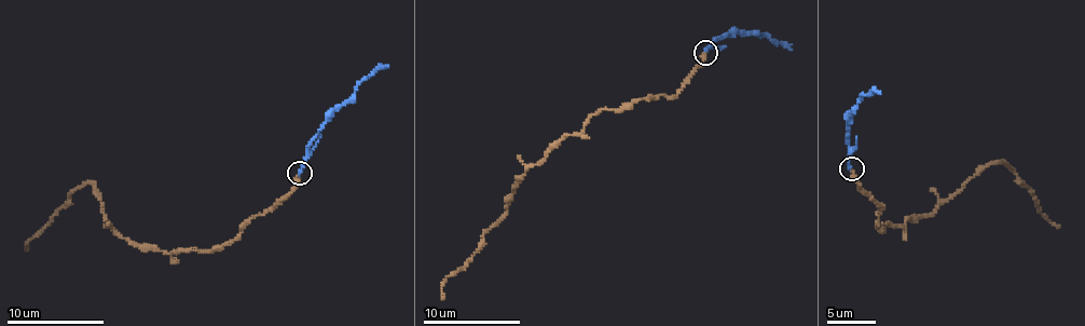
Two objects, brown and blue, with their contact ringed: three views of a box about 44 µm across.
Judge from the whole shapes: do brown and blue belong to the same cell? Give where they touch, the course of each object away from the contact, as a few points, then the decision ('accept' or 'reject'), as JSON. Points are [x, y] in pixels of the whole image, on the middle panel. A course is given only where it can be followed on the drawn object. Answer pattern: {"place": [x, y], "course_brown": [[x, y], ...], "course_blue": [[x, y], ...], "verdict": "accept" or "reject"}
{"place": [705, 53], "course_brown": [[704, 52], [674, 95], [598, 109], [579, 133], [564, 136], [533, 164], [483, 241], [451, 273], [441, 299]], "course_blue": [[704, 52], [711, 42], [739, 31], [763, 35], [792, 50]], "verdict": "reject"}

